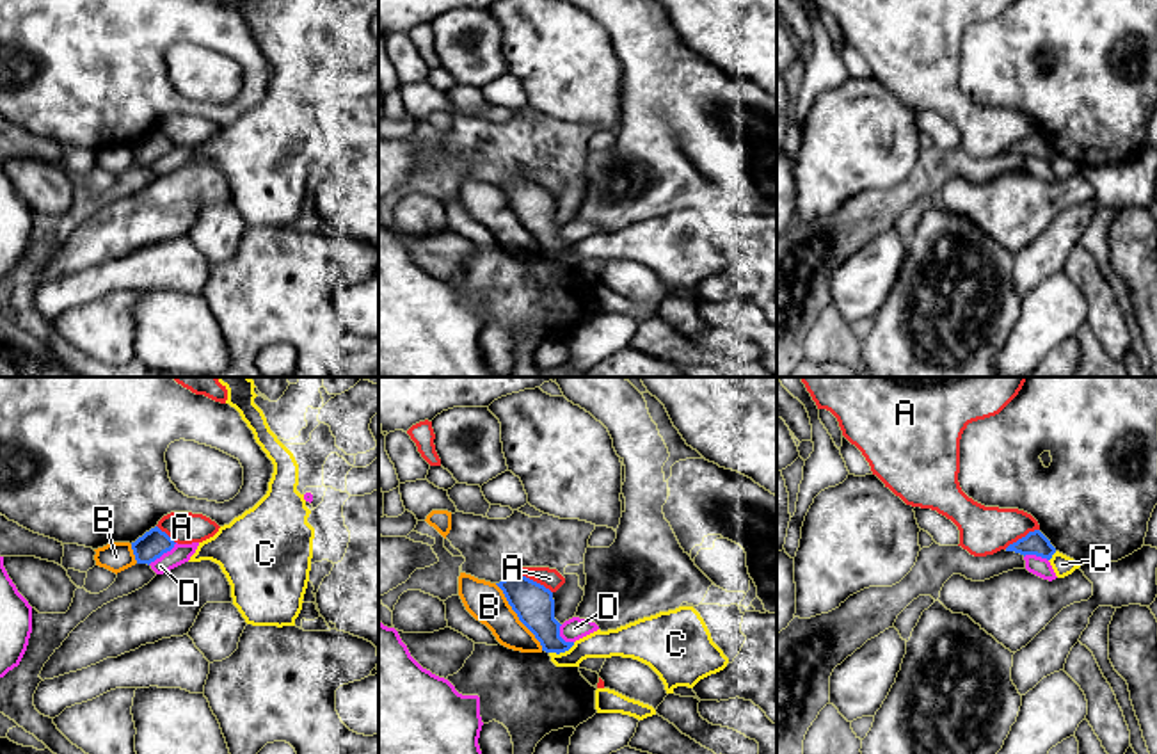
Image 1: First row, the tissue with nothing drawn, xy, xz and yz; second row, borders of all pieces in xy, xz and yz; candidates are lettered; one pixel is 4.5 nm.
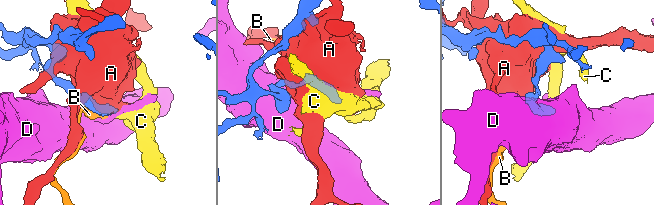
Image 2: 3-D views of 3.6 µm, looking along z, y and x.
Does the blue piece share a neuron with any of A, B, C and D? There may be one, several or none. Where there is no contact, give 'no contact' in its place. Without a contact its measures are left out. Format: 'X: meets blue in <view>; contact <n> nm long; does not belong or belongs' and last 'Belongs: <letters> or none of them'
A: meets blue in xz; contact 190 nm long; does not belong
B: meets blue in xz; contact 380 nm long; does not belong
C: meets blue in xz; contact 130 nm long; does not belong
D: meets blue in xy; contact 170 nm long; does not belong
Belongs: none of them

